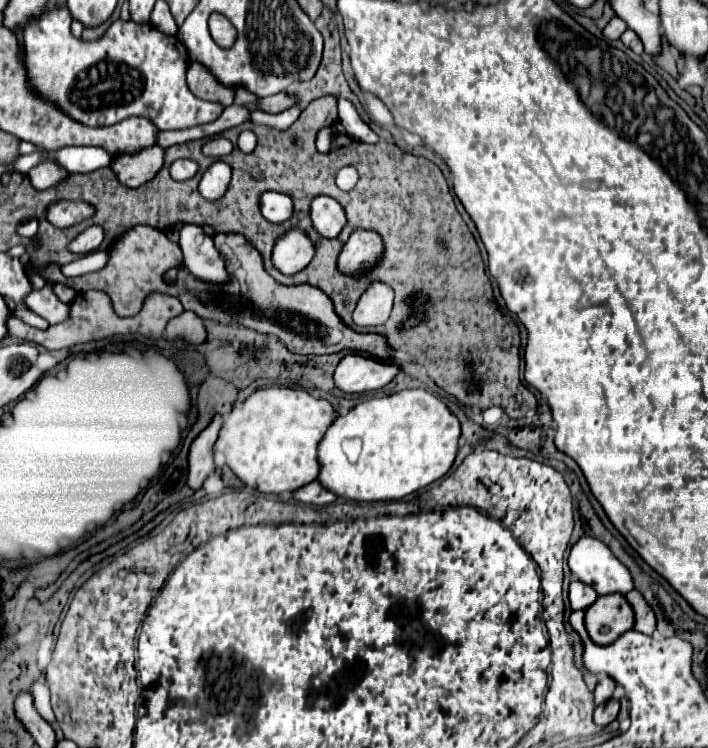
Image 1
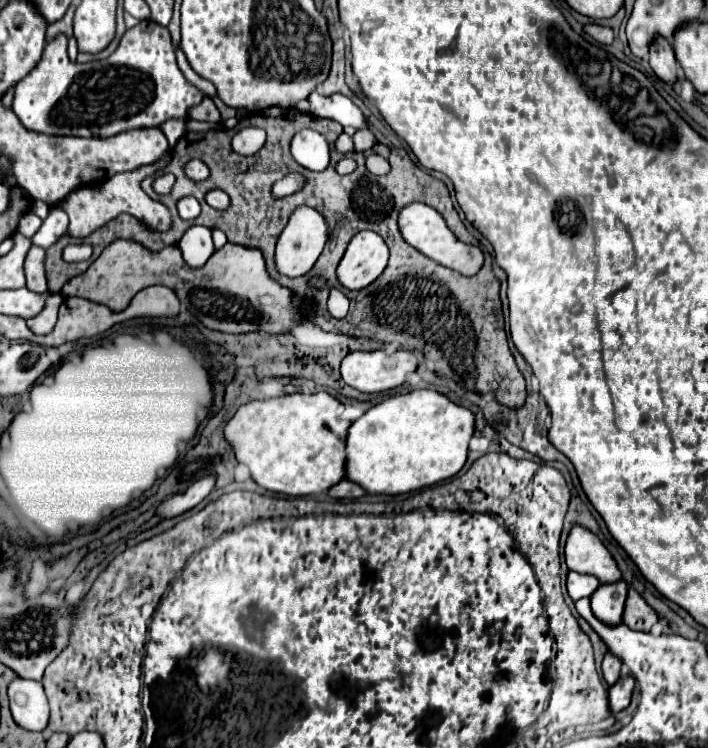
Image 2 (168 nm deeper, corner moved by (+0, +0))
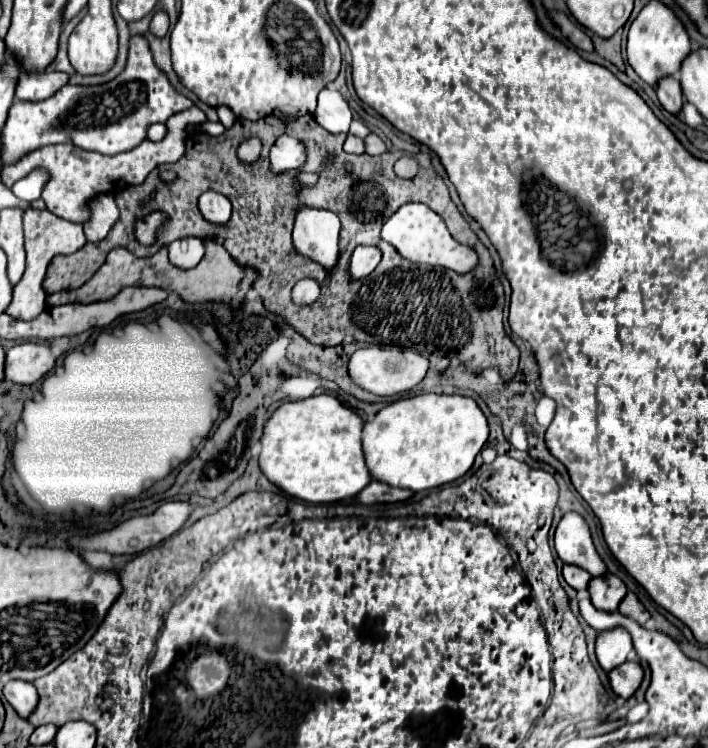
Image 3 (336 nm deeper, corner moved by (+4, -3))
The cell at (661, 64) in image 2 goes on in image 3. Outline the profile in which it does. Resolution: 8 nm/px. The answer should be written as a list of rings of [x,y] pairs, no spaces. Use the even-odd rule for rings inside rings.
[[[666,76],[660,80],[658,84],[658,100],[662,104],[662,108],[674,116],[680,114],[682,106],[684,106],[684,96],[682,96],[682,88],[680,82],[672,76]]]

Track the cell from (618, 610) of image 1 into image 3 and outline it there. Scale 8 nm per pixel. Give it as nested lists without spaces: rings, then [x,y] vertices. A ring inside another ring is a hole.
[[[606,572],[606,576],[592,578],[590,584],[588,584],[588,590],[590,590],[592,604],[598,610],[606,610],[606,612],[618,610],[618,604],[626,594],[624,582],[610,572]]]

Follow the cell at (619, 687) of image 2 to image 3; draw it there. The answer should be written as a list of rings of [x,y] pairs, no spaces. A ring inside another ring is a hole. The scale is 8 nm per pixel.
[[[624,662],[624,664],[616,666],[608,674],[608,678],[610,678],[612,690],[616,692],[616,696],[620,696],[620,698],[626,700],[640,686],[640,682],[644,678],[644,668],[640,666],[640,662]]]

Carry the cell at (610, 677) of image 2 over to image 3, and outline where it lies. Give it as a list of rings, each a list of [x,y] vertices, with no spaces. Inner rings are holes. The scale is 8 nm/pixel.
[[[612,628],[608,632],[600,632],[596,638],[596,658],[602,670],[606,672],[620,666],[630,650],[632,650],[632,638],[626,632],[626,628]]]

